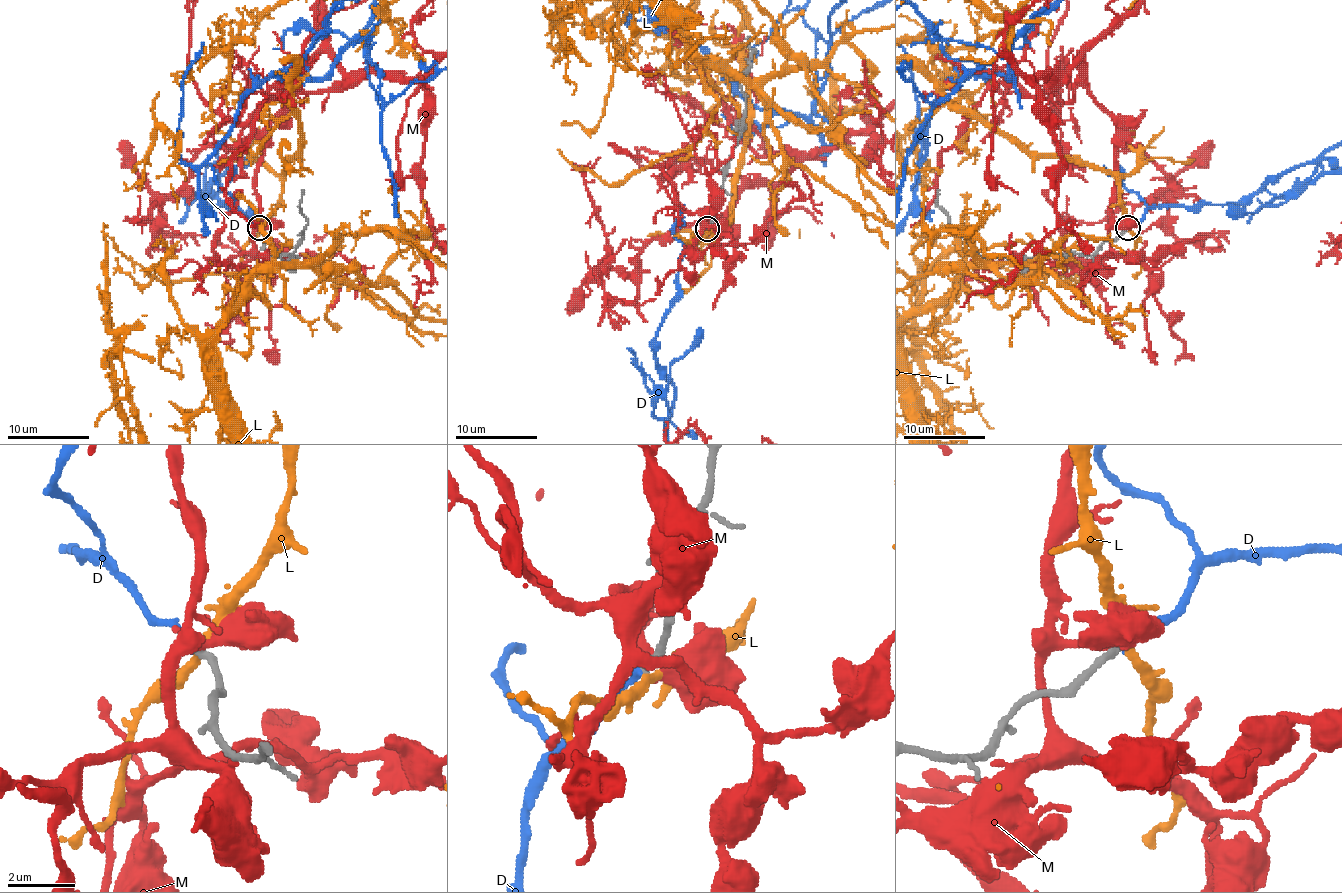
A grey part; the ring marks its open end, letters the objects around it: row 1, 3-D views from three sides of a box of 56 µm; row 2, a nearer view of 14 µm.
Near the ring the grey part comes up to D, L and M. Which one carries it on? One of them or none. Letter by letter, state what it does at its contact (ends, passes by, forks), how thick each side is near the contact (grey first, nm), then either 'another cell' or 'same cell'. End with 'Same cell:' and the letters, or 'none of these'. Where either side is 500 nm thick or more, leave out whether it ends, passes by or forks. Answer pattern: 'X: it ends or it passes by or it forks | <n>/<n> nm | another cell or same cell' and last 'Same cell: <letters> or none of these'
D: it ends | 240/240 nm | same cell
L: it passes by | 240/260 nm | another cell
M: it forks | 240/280 nm | another cell
Same cell: D

